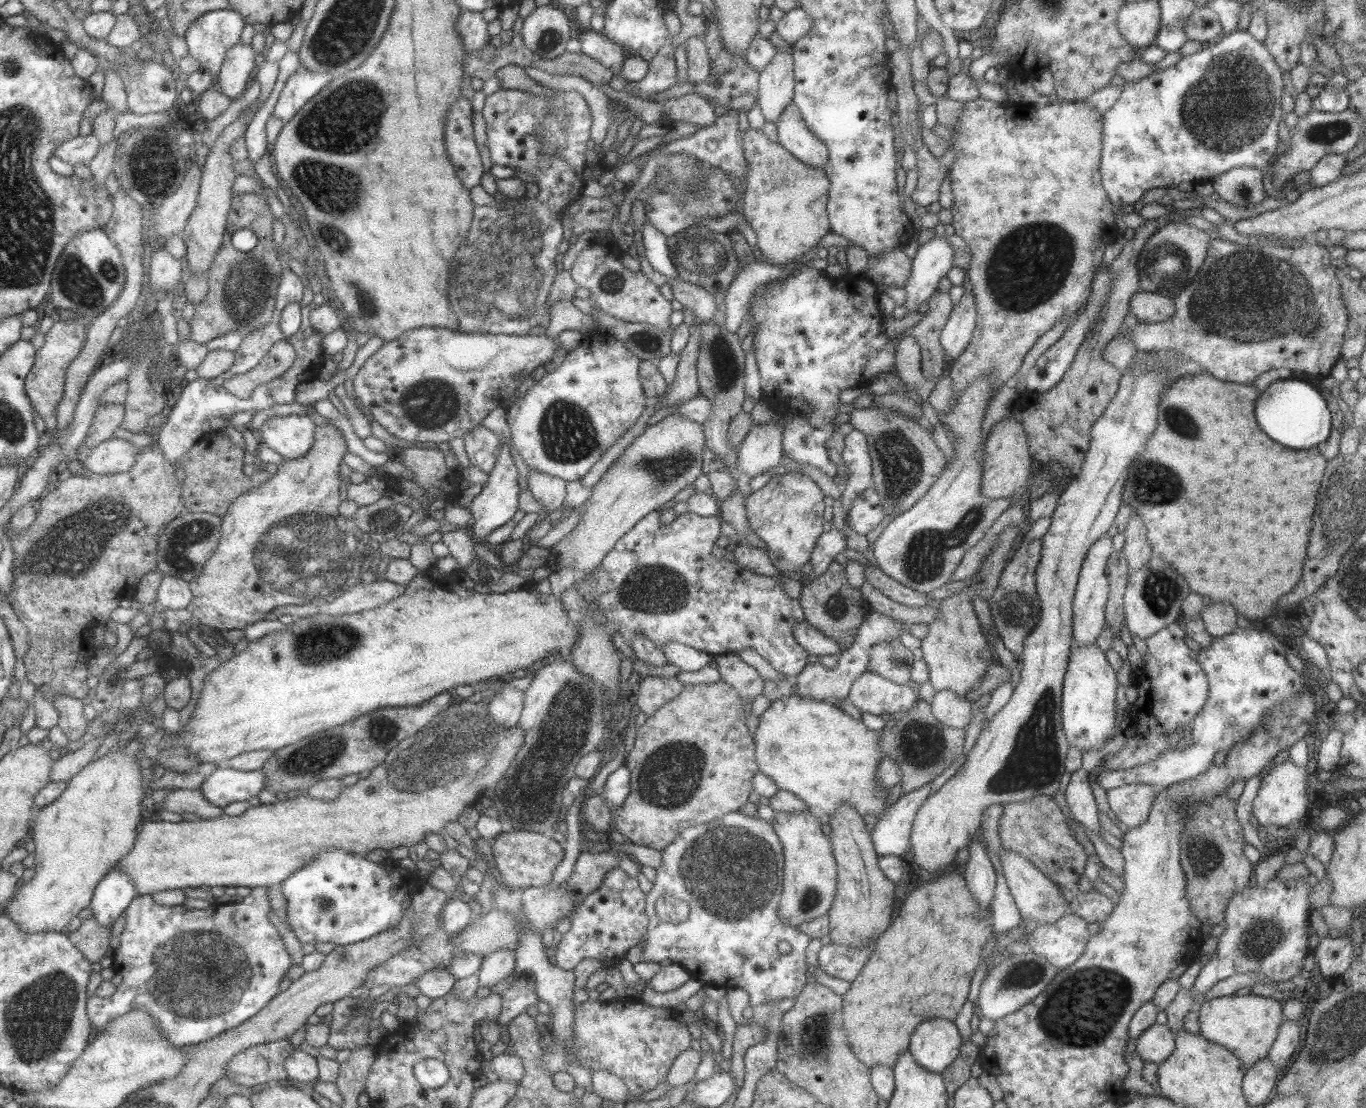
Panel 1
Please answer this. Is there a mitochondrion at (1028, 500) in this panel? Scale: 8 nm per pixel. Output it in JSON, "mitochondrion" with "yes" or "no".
{"mitochondrion":"no"}

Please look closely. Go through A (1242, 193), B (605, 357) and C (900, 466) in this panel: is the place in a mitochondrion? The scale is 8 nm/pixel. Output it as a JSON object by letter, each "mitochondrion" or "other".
{"A":"mitochondrion","B":"other","C":"mitochondrion"}

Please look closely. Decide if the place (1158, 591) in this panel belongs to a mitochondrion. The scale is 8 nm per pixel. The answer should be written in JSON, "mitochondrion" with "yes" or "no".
{"mitochondrion":"yes"}

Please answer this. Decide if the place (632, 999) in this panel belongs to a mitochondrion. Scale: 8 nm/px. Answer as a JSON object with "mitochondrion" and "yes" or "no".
{"mitochondrion":"no"}

